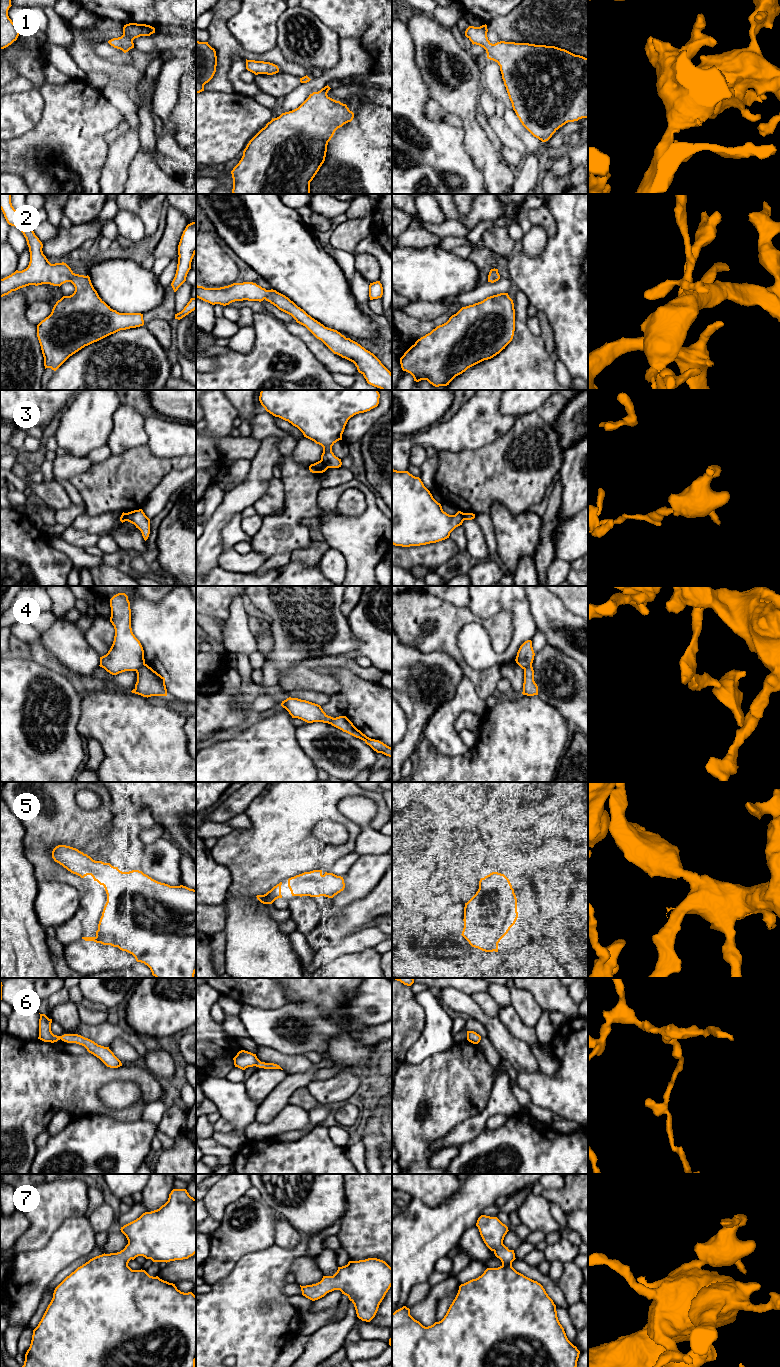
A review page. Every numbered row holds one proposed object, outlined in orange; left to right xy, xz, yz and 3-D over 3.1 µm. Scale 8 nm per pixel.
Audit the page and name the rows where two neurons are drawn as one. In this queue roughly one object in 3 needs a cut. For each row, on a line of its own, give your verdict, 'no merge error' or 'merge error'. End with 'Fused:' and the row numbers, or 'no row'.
1: no merge error
2: no merge error
3: merge error
4: merge error
5: no merge error
6: no merge error
7: no merge error
Fused: 3, 4

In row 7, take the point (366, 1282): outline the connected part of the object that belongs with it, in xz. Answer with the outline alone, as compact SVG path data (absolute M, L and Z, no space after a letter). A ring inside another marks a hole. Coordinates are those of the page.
M368 1258L359 1261L349 1261L347 1265L338 1267L333 1276L323 1276L316 1284L301 1286L302 1295L315 1301L327 1293L340 1290L354 1304L357 1317L370 1322L376 1315L379 1305L392 1286L392 1268L383 1260Z

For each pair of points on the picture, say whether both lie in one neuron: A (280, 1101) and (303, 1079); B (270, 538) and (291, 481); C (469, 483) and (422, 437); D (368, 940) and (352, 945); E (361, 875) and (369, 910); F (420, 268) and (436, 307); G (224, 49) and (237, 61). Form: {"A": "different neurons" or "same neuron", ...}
{"A": "same neuron", "B": "same neuron", "C": "different neurons", "D": "same neuron", "E": "different neurons", "F": "different neurons", "G": "different neurons"}

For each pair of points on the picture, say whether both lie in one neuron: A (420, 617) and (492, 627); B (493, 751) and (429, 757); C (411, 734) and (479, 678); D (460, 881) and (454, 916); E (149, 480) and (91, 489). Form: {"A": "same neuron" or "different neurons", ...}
{"A": "same neuron", "B": "same neuron", "C": "different neurons", "D": "different neurons", "E": "same neuron"}

